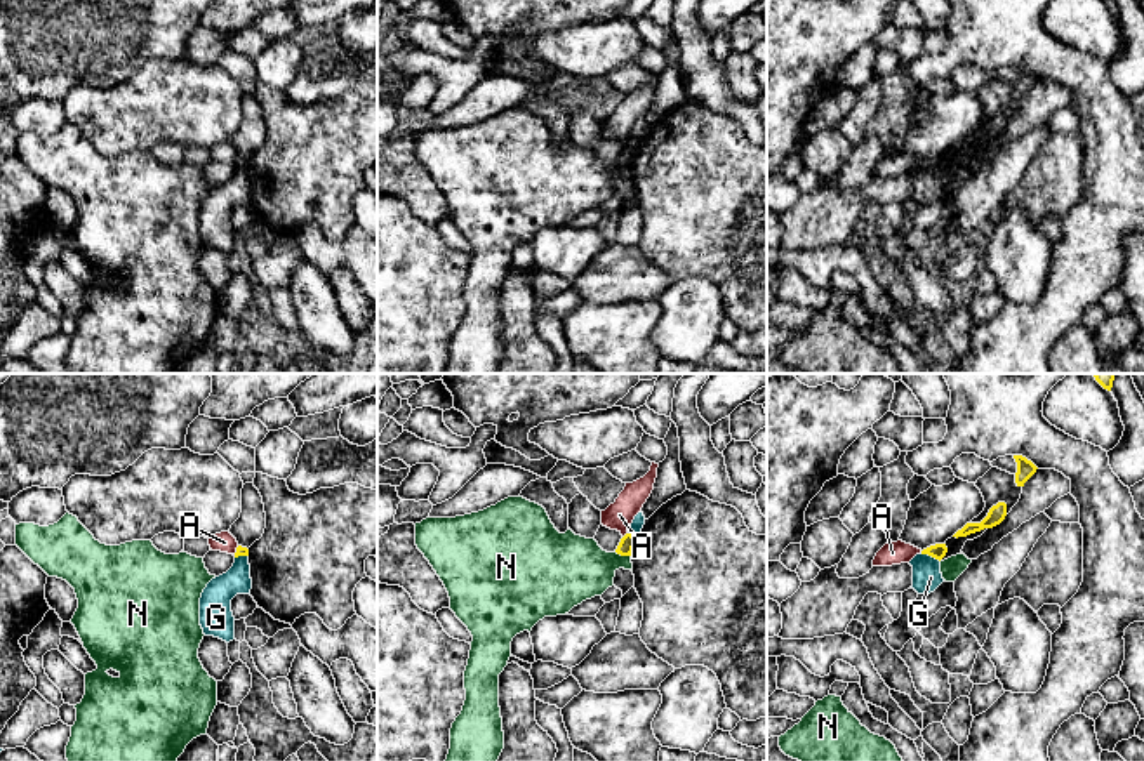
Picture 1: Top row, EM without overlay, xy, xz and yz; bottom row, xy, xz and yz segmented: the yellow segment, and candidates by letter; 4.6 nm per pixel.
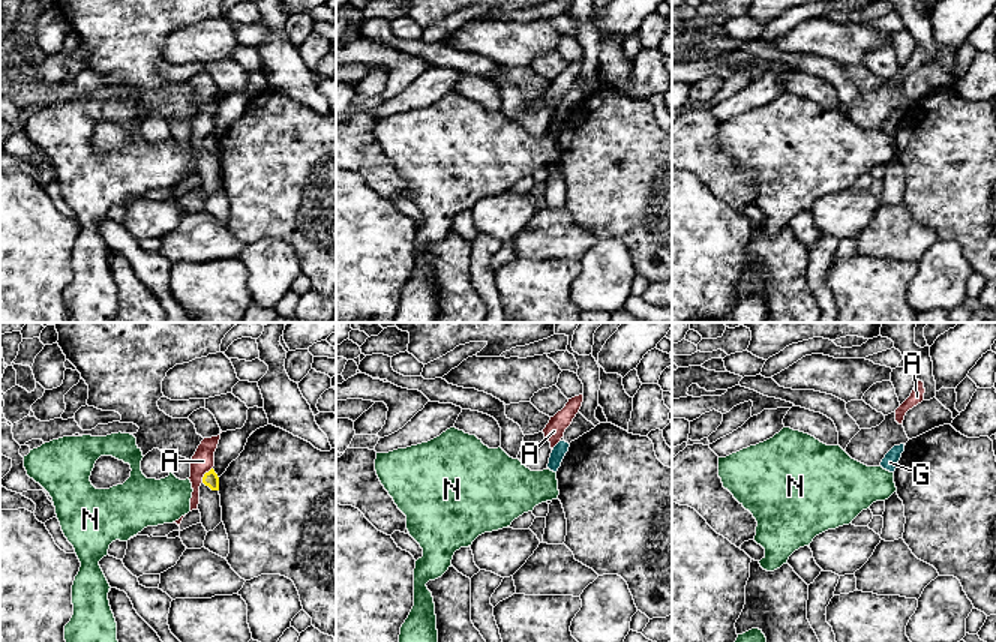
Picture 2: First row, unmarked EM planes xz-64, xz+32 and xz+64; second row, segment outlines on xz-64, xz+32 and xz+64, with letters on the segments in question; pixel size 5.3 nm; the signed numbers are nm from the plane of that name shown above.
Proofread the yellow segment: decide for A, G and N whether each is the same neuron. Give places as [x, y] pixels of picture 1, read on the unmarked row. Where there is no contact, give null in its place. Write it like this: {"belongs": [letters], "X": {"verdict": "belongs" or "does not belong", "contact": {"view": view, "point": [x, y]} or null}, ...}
{"belongs": [], "A": {"verdict": "does not belong", "contact": {"view": "xz", "point": [625, 146]}}, "G": {"verdict": "does not belong", "contact": {"view": "yz", "point": [931, 165]}}, "N": {"verdict": "does not belong", "contact": {"view": "xz", "point": [623, 165]}}}

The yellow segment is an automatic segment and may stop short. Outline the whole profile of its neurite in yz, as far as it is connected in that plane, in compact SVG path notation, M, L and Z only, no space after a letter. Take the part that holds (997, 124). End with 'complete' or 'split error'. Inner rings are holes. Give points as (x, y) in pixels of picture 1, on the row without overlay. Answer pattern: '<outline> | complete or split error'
M998 113L988 123L988 127L981 134L967 134L961 141L958 141L953 148L967 148L970 144L981 142L984 139L993 139L1000 136L1007 127L1007 115Z | complete

